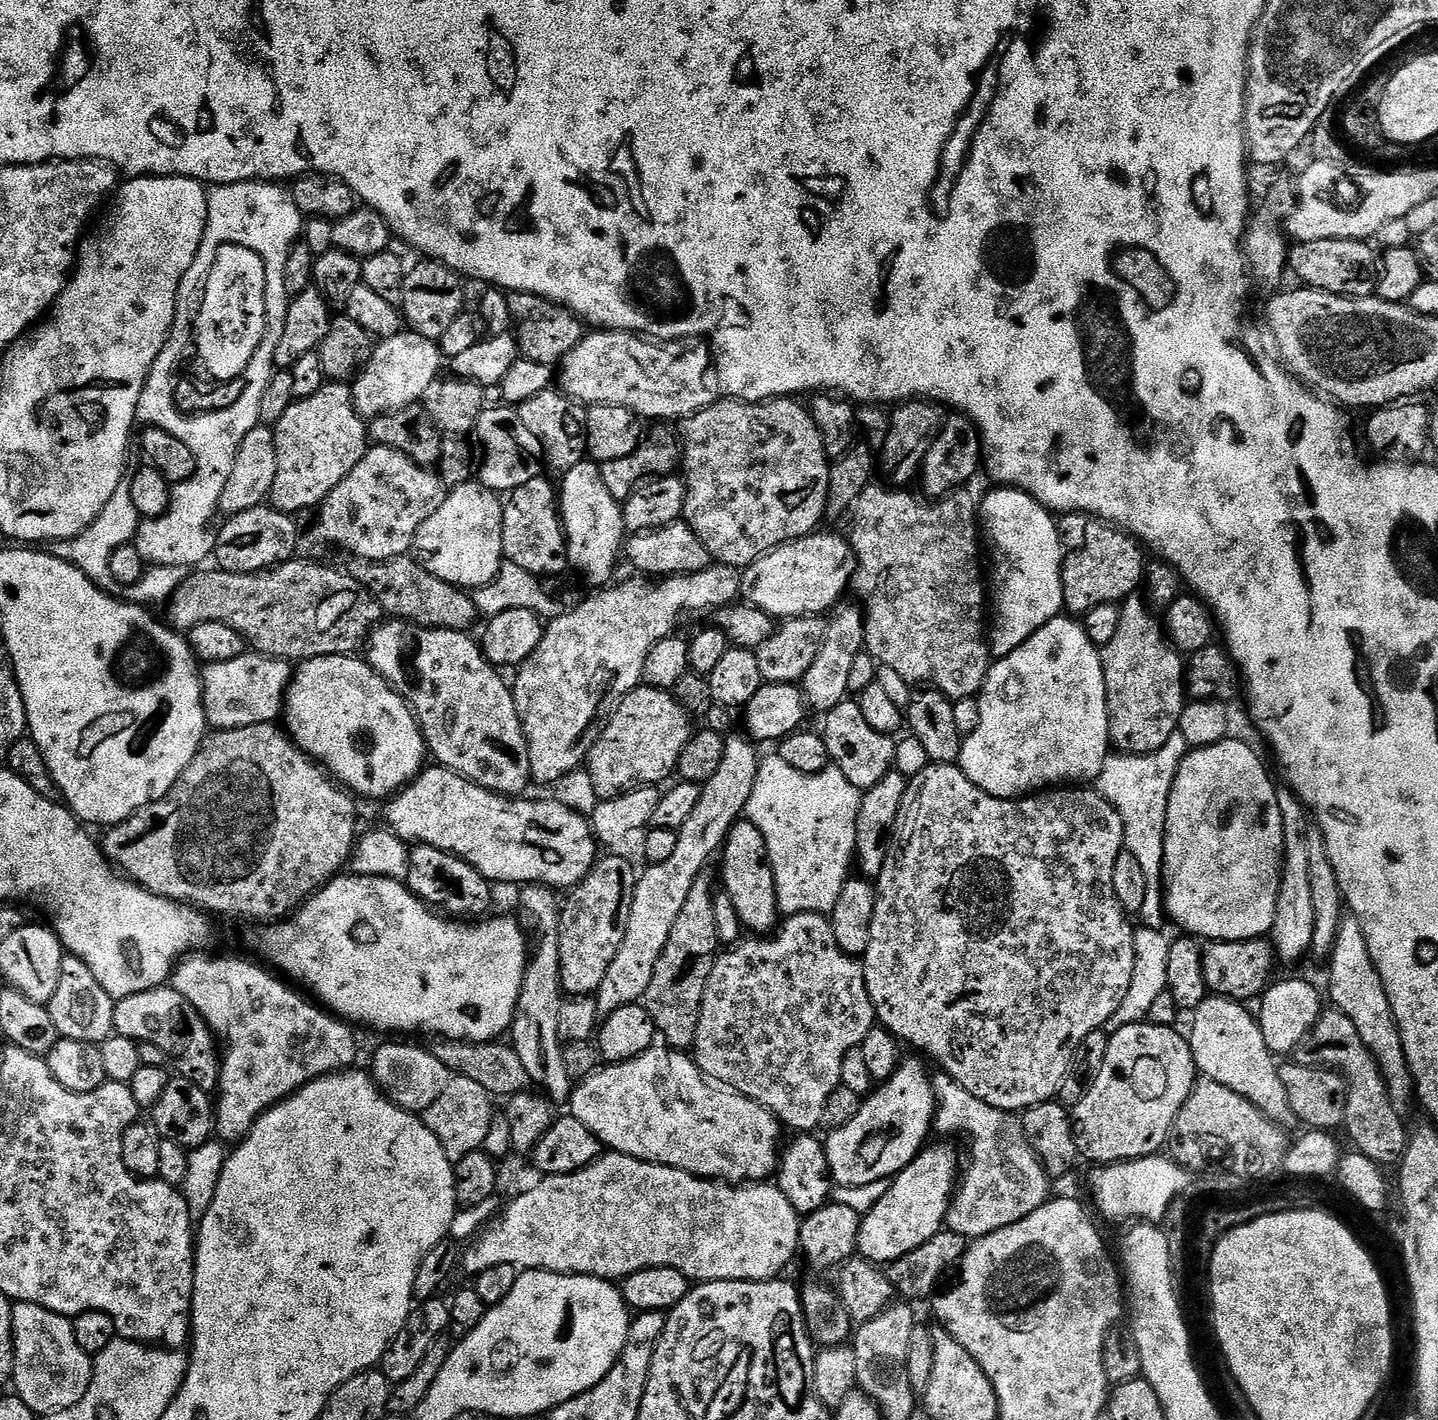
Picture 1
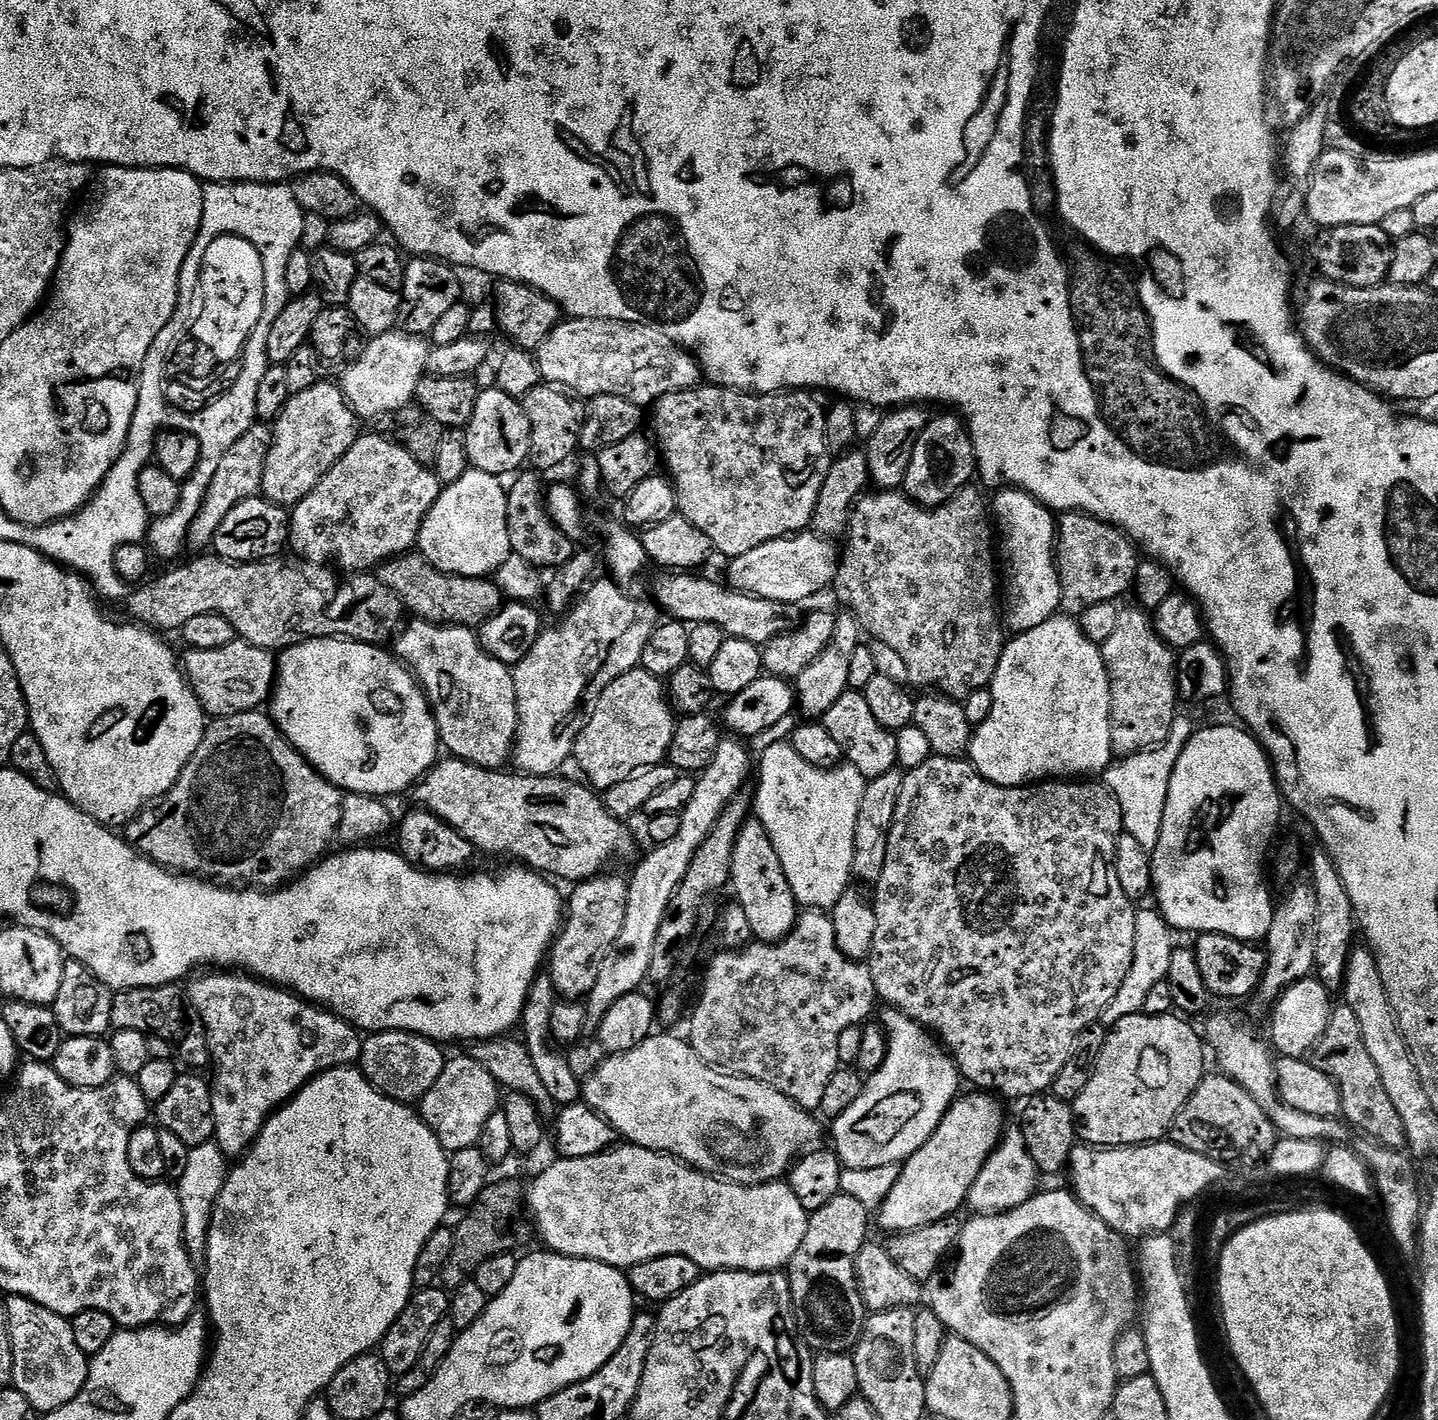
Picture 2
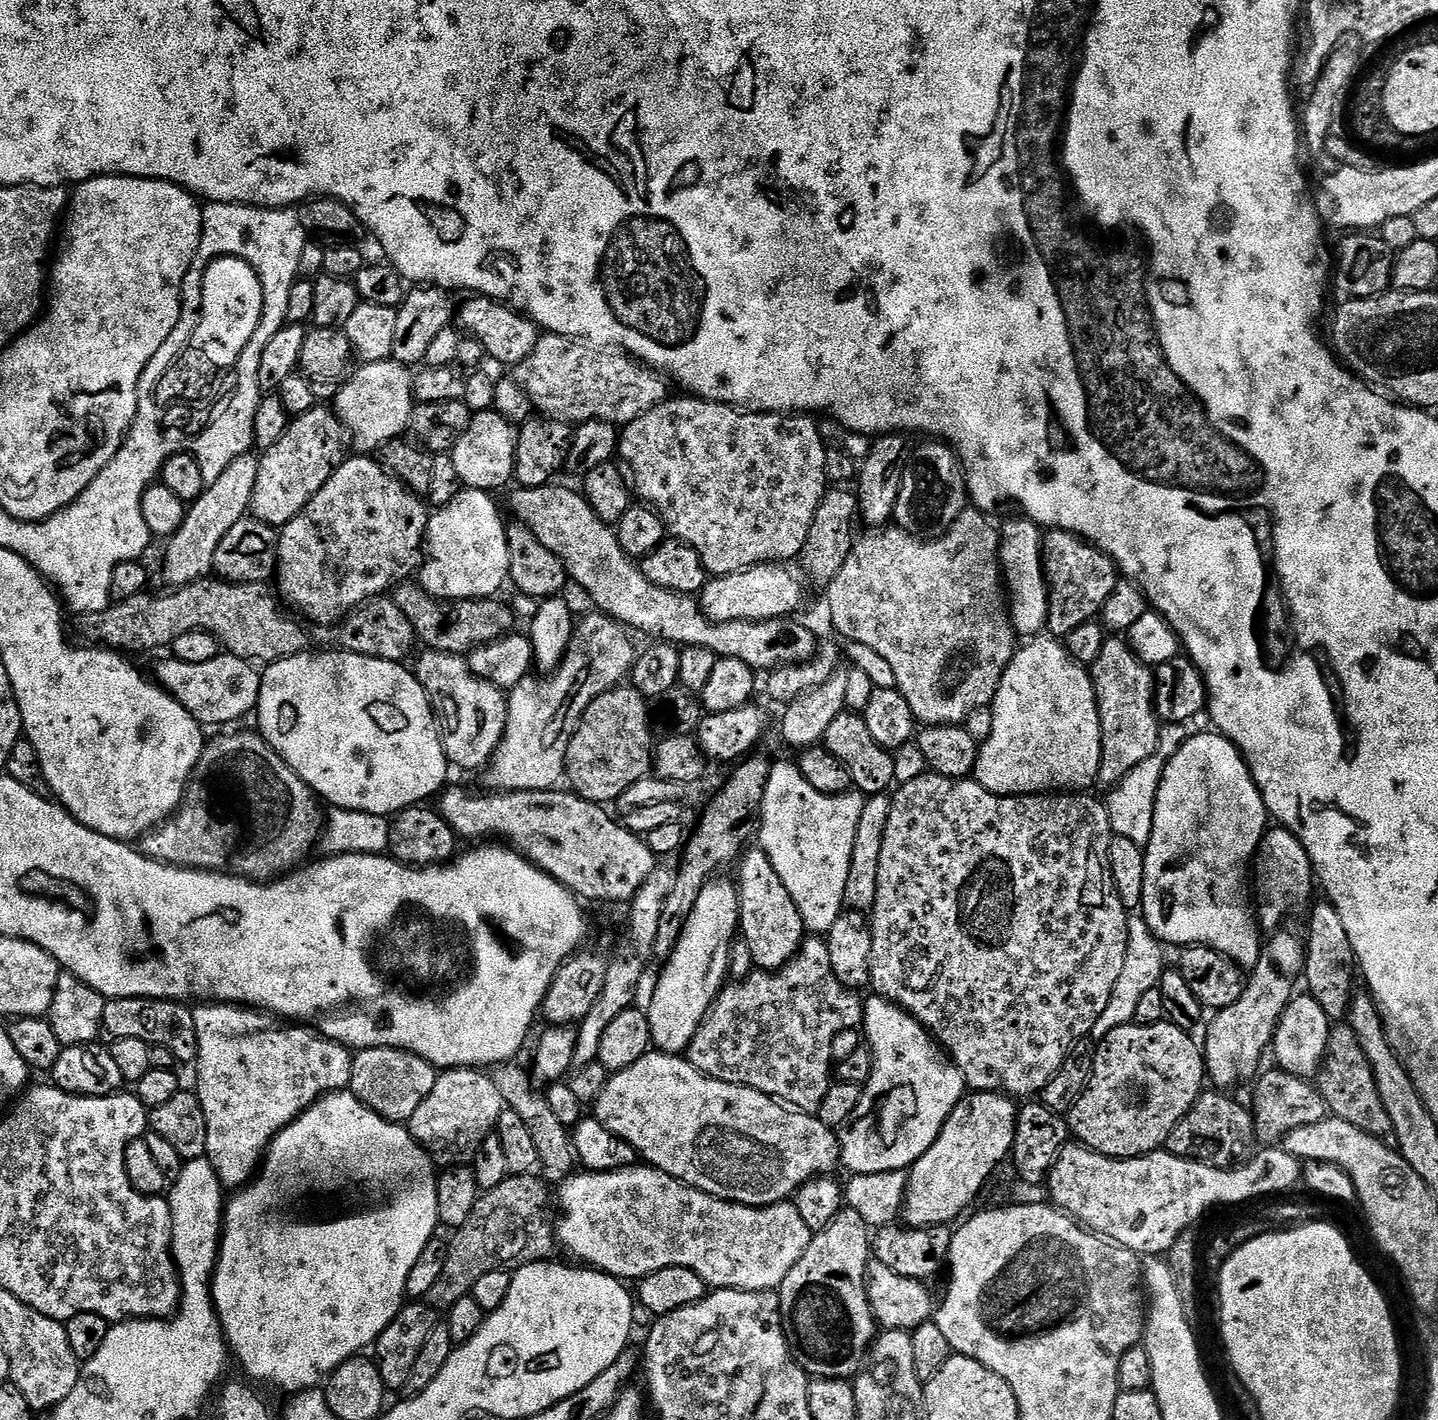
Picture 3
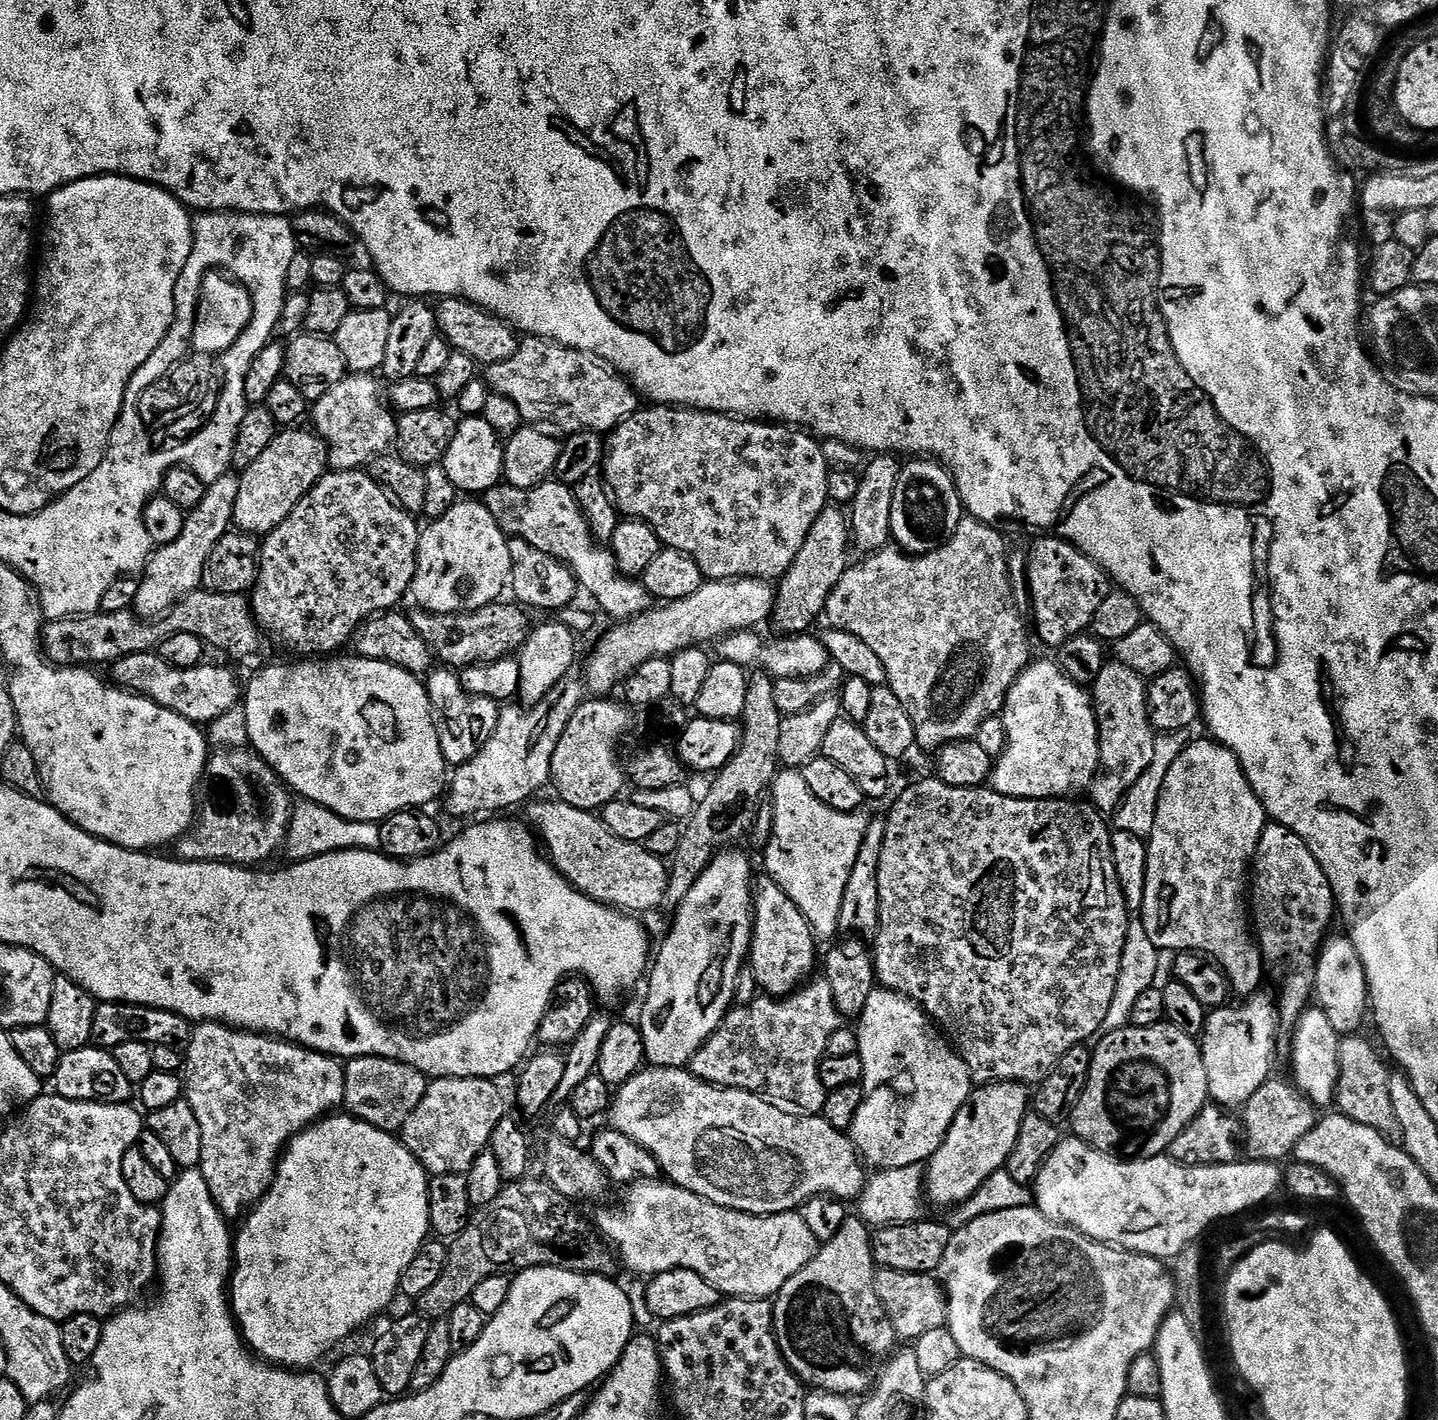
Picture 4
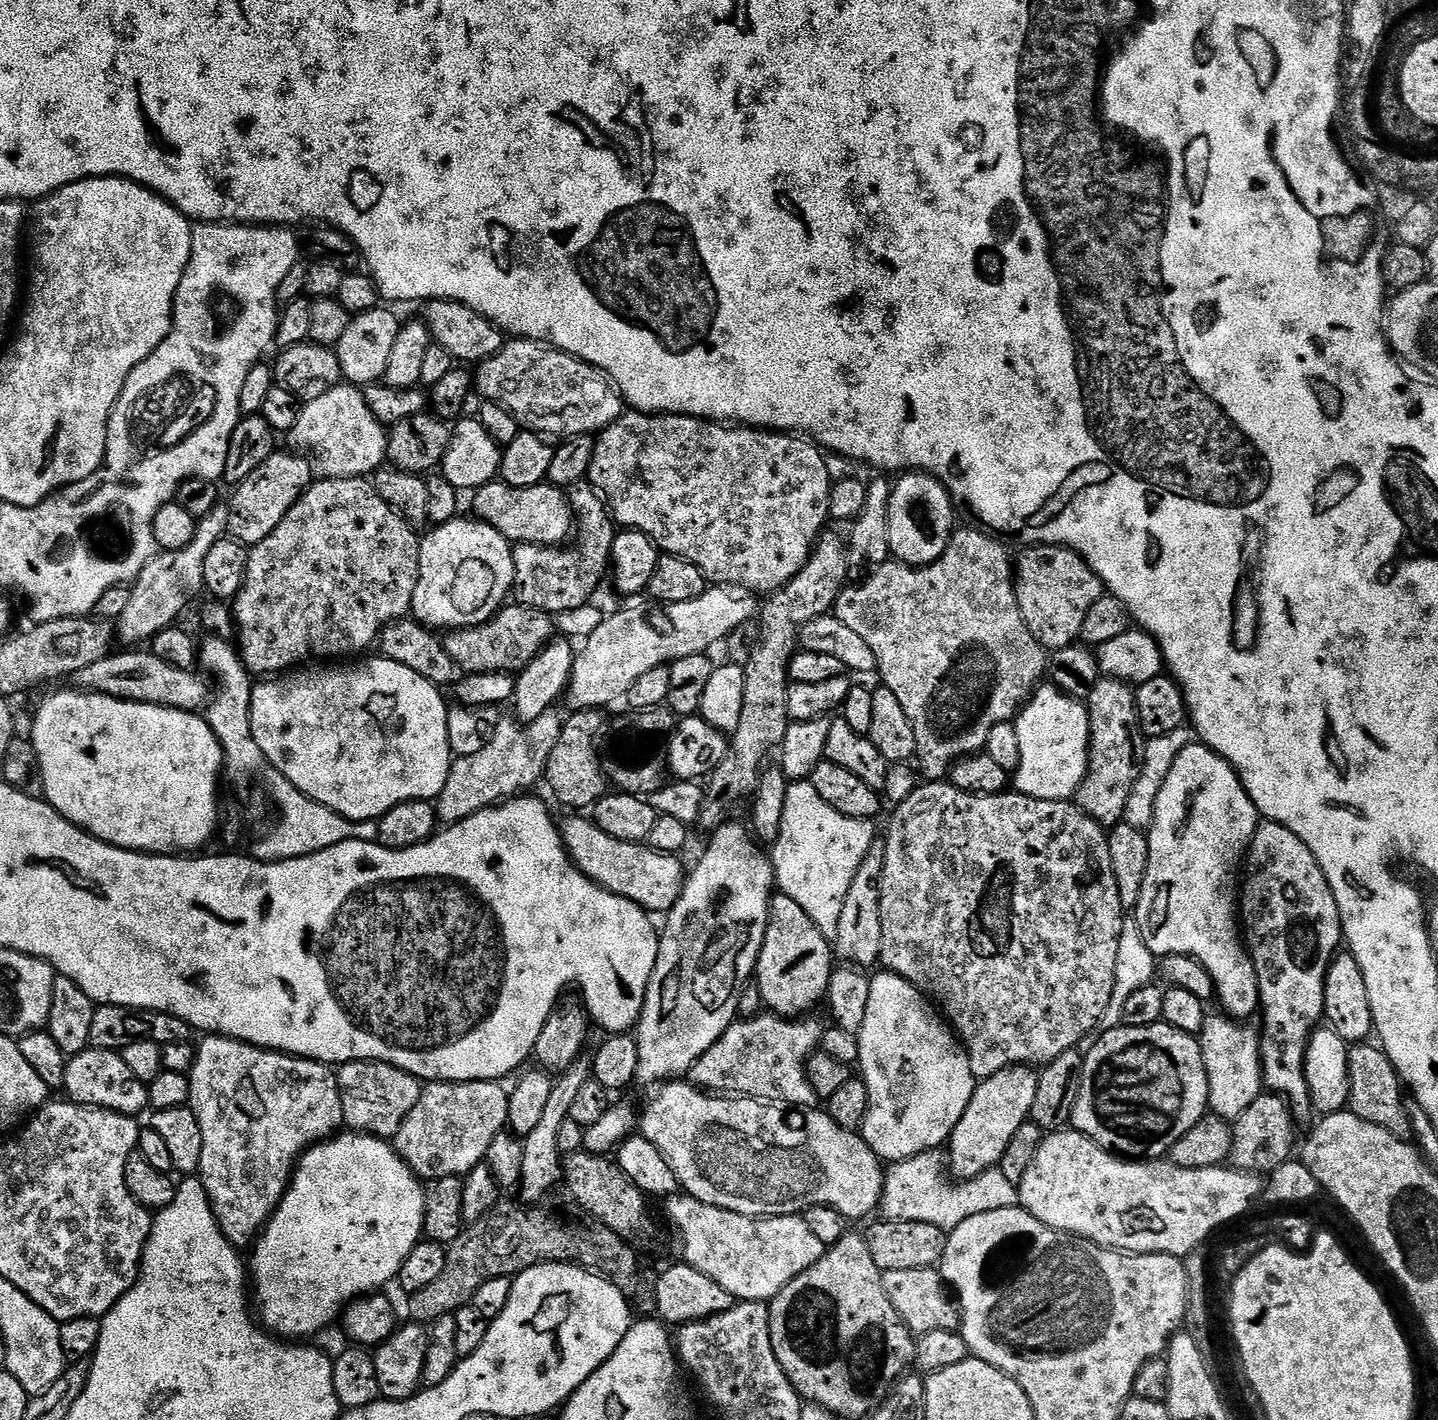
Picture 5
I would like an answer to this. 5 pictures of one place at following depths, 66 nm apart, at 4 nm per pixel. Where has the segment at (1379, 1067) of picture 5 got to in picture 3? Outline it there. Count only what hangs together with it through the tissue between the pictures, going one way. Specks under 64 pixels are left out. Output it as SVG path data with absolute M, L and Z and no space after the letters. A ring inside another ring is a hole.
M1347 1022L1333 1027L1328 1039L1328 1052L1318 1073L1318 1089L1324 1097L1327 1111L1335 1119L1350 1122L1350 1126L1369 1132L1371 1136L1388 1138L1393 1135L1392 1119L1382 1104L1382 1094L1378 1094L1374 1070L1358 1042L1358 1034L1354 1034L1352 1025Z

